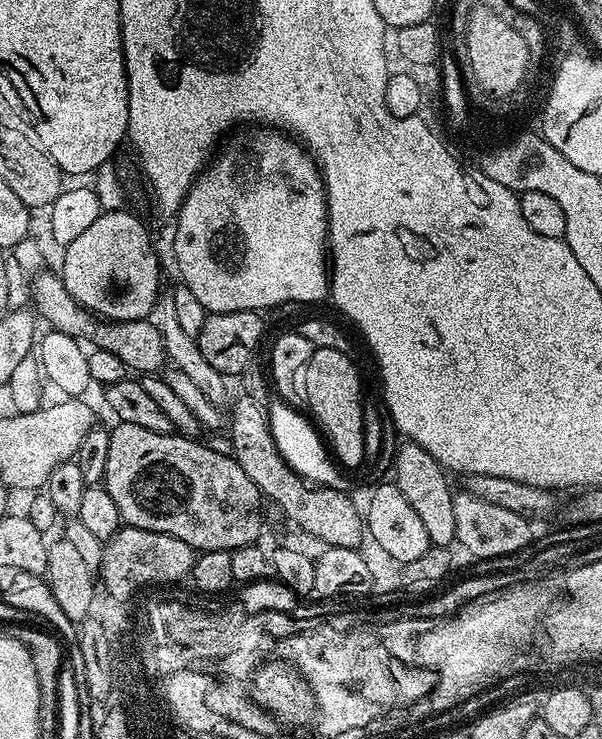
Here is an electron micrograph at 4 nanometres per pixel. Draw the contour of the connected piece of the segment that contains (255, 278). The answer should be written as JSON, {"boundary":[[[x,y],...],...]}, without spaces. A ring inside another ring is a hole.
{"boundary":[[[287,135],[276,136],[268,148],[232,148],[220,156],[217,164],[209,163],[192,182],[191,188],[174,217],[176,233],[172,236],[172,252],[176,255],[176,268],[180,271],[183,287],[194,290],[205,313],[251,312],[276,308],[279,304],[316,304],[330,292],[330,268],[326,263],[328,248],[328,197],[324,194],[324,178],[320,166],[312,159],[312,153]]]}

